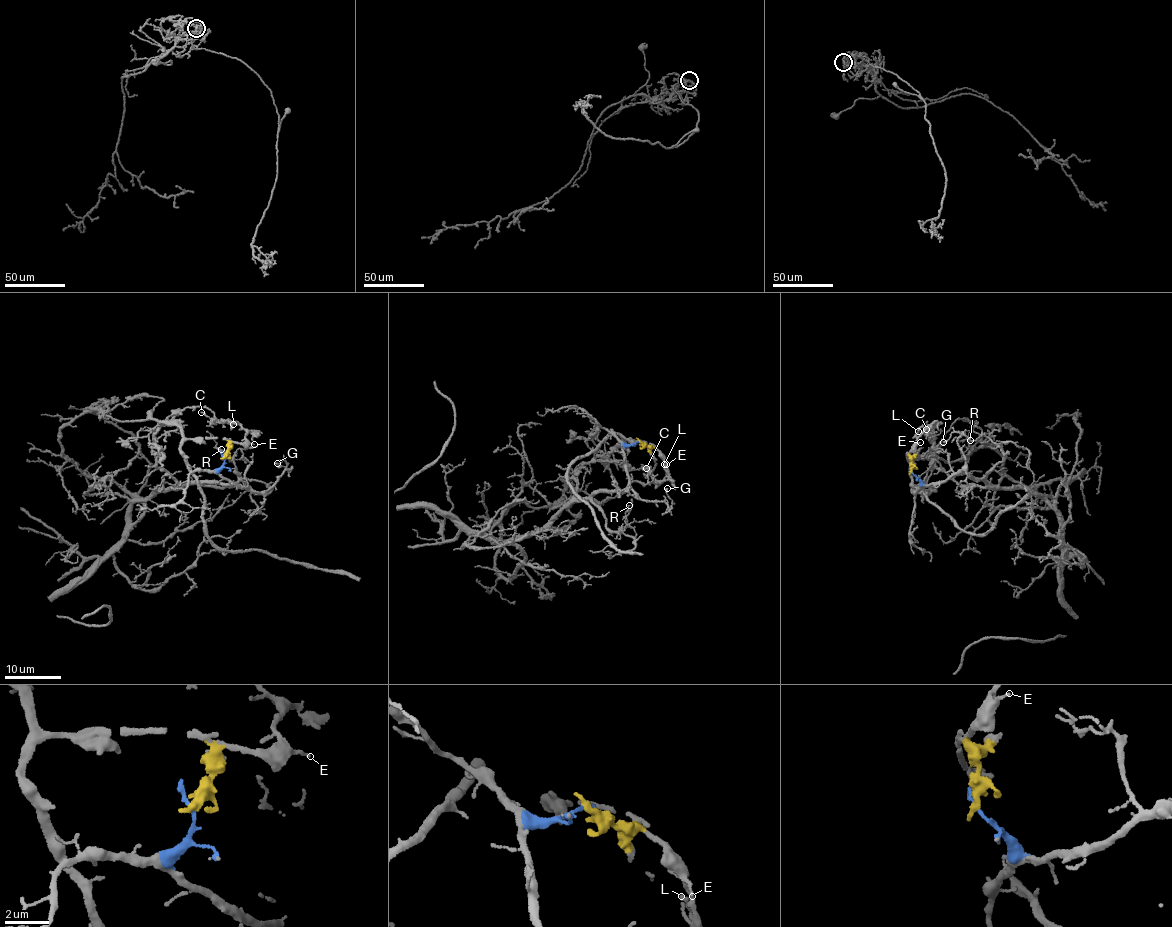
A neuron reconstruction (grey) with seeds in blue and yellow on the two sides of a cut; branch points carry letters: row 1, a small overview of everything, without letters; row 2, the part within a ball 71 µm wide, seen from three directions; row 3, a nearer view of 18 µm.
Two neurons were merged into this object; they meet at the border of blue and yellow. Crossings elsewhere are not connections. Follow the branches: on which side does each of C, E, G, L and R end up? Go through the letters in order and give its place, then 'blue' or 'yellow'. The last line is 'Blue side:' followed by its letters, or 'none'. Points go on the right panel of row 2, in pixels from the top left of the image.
C: place (926, 429); yellow
E: place (920, 442); yellow
G: place (943, 442); blue
L: place (918, 431); yellow
R: place (970, 440); blue
Blue side: G, R

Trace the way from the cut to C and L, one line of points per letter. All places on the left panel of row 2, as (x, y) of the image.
C: (224, 457), (228, 446), (245, 441), (246, 431), (238, 424), (200, 412)
L: (224, 457), (228, 446), (246, 439), (245, 428), (239, 423), (233, 424)

